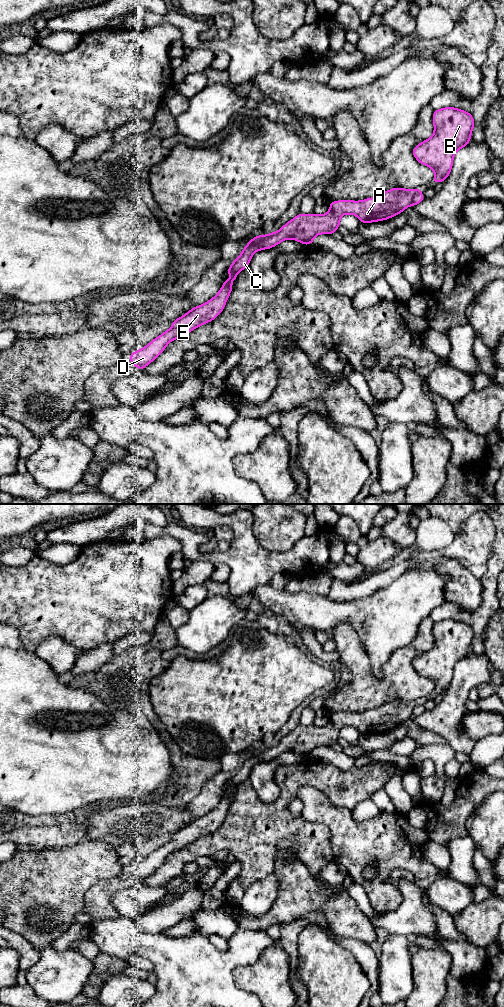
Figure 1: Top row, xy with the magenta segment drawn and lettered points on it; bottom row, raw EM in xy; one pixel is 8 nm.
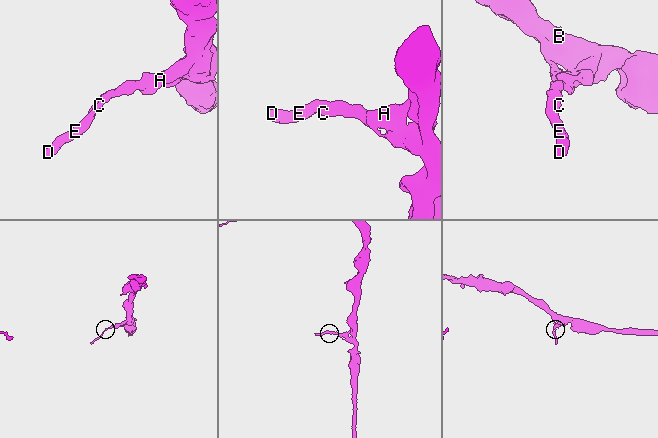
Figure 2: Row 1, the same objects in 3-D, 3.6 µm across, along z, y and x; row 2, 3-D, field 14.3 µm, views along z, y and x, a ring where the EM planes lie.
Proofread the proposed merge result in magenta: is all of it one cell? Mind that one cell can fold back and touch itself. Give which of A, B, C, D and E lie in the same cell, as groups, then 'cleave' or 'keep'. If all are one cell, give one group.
A B C D E; keep

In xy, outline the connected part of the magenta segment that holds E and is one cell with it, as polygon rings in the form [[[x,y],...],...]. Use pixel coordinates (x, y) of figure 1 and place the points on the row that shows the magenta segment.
[[[392,188],[379,196],[368,198],[361,201],[340,200],[331,201],[329,211],[324,215],[318,214],[302,214],[299,213],[295,218],[287,222],[277,232],[272,232],[268,235],[258,235],[251,239],[244,247],[242,253],[238,258],[232,262],[231,266],[227,269],[231,279],[225,279],[220,291],[209,301],[204,304],[192,308],[189,312],[179,317],[172,323],[172,327],[166,330],[163,334],[153,339],[148,345],[144,346],[141,350],[137,350],[130,355],[130,362],[143,371],[143,369],[151,362],[153,362],[166,348],[169,342],[187,335],[190,331],[197,327],[211,322],[214,320],[224,309],[227,299],[232,291],[232,282],[236,282],[237,274],[239,271],[248,268],[252,255],[264,249],[270,249],[277,246],[283,240],[294,239],[304,245],[312,244],[314,238],[318,234],[332,235],[337,231],[340,226],[340,218],[344,214],[353,214],[358,217],[361,223],[371,223],[382,220],[387,220],[393,216],[403,212],[407,207],[419,204],[424,200],[421,189],[403,189]]]

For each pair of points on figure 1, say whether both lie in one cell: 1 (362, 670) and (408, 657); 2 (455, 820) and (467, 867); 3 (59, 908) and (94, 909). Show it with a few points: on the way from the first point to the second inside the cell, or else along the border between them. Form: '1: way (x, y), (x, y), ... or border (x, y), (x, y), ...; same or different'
1: way (373, 681), (375, 683), (382, 683), (397, 668); same
2: border (467, 834), (451, 839), (446, 846); different
3: border (91, 887), (85, 894), (82, 911); different

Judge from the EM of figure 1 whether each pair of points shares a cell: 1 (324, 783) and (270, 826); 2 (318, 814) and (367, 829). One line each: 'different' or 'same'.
1: same
2: same

